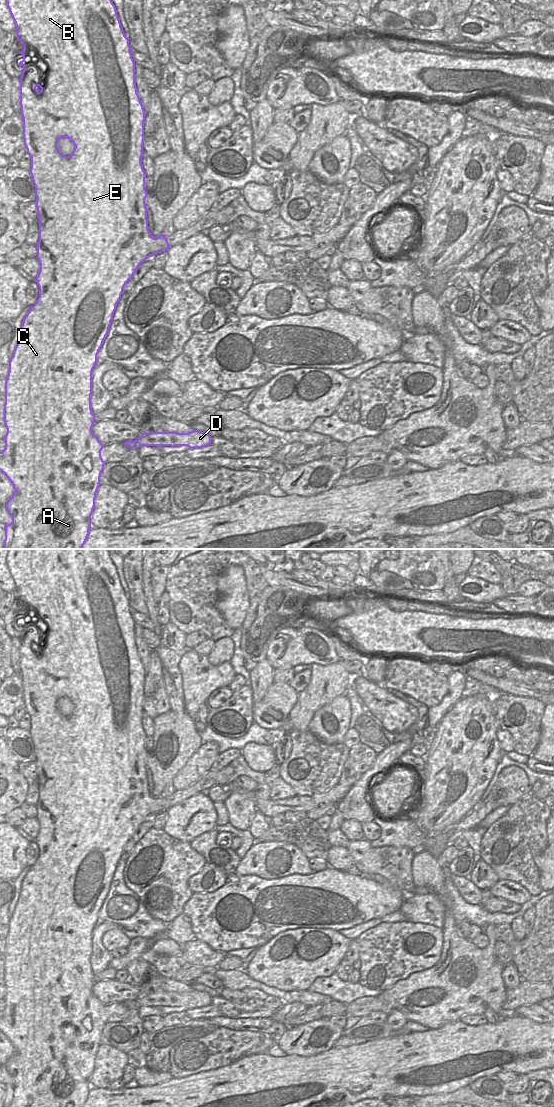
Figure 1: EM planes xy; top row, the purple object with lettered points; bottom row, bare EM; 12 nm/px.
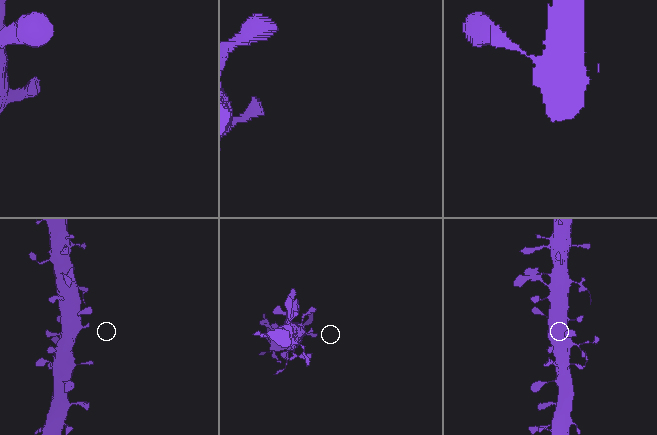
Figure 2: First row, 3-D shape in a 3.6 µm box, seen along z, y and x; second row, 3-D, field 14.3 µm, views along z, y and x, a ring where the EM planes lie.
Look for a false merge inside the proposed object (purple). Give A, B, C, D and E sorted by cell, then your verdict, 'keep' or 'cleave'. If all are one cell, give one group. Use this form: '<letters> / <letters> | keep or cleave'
A B C D E | keep

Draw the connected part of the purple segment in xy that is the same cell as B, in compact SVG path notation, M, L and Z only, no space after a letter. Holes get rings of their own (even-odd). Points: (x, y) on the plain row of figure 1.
M8 549L7 554L7 567L9 572L15 582L17 595L17 601L21 603L24 610L20 612L23 615L23 620L18 623L22 625L24 630L20 637L20 666L21 666L21 676L23 678L23 699L24 705L27 709L27 713L31 717L31 728L29 730L33 744L35 746L35 756L36 756L36 767L37 767L37 777L39 779L39 800L36 805L37 809L37 819L40 824L40 831L34 841L39 847L39 857L33 866L29 867L29 872L23 879L21 885L20 897L17 905L13 911L13 916L9 921L9 931L7 939L5 941L5 964L4 964L4 982L7 989L7 993L4 997L5 1009L0 1012L0 1031L5 1034L8 1040L13 1045L15 1052L12 1057L7 1061L5 1067L7 1072L12 1077L12 1082L6 1086L5 1089L5 1100L4 1107L83 1107L85 1104L89 1090L91 1087L91 1075L95 1067L95 1058L97 1050L100 1046L100 1037L104 1029L105 1022L101 1017L101 1011L104 1007L99 999L92 993L92 987L95 983L95 975L92 973L91 969L91 954L92 954L92 931L97 923L97 915L103 902L109 892L109 887L113 879L113 874L116 870L117 863L121 859L123 849L126 843L132 839L134 833L140 826L142 822L148 819L150 816L154 816L160 812L166 812L170 807L169 803L162 794L158 797L154 797L148 789L148 779L147 779L147 766L145 764L145 759L147 757L147 750L145 749L145 738L146 733L143 729L141 723L141 718L143 716L143 705L144 705L144 681L145 681L145 671L143 665L140 661L140 657L137 653L137 647L135 643L135 622L132 618L132 609L129 605L129 598L125 596L125 593L121 587L119 577L117 575L116 567L109 557L108 549ZM66 697L70 699L75 708L70 716L64 716L59 712L57 707L57 702L62 698Z

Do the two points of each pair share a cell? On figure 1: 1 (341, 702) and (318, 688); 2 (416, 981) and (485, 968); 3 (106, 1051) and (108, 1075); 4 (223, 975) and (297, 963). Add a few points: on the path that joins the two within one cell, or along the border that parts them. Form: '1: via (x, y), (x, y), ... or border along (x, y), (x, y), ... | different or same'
1: border along (343, 693), (335, 696), (316, 712) | different
2: via (434, 985), (465, 988), (469, 986) | same
3: via (107, 1057), (108, 1069) | same
4: border along (246, 971), (253, 979), (265, 985) | different

